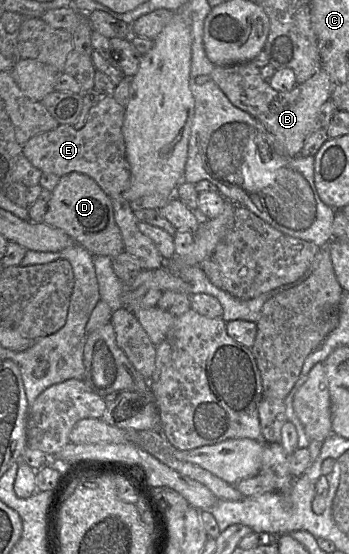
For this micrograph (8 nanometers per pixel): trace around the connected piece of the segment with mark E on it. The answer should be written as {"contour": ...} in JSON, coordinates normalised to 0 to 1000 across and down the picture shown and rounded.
{"contour":[[[304,171],[258,195],[246,220],[229,233],[201,224],[169,224],[149,235],[89,247],[66,262],[63,278],[117,310],[152,312],[169,319],[203,310],[235,312],[264,321],[312,356],[352,356],[372,334],[372,301],[350,242],[355,208],[358,191],[344,190],[321,171]]]}

